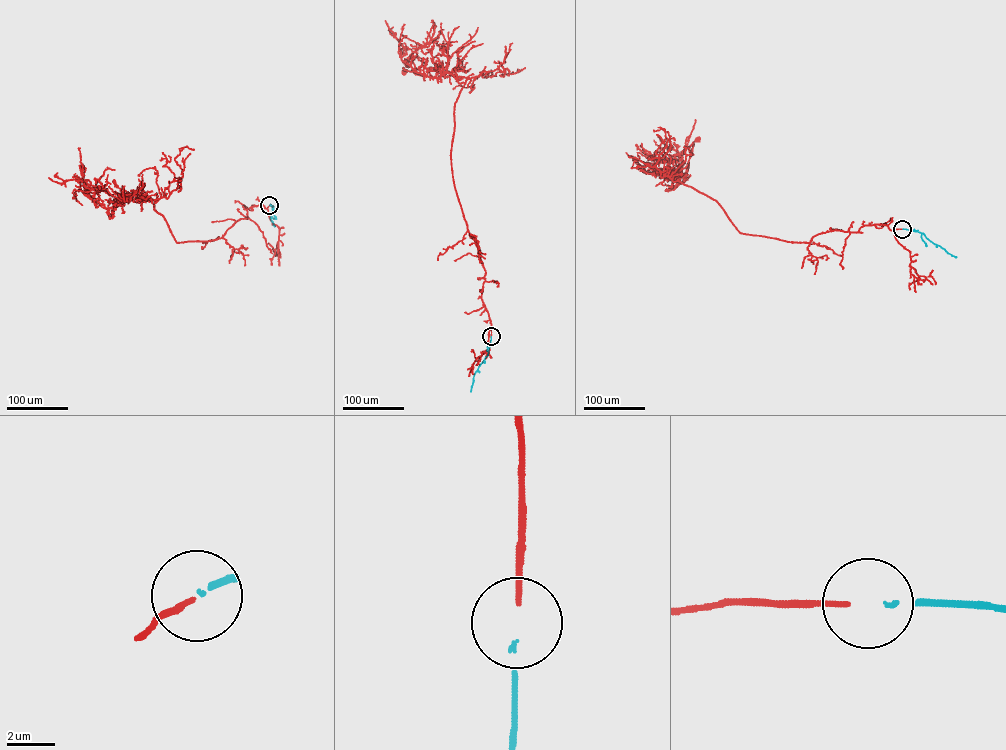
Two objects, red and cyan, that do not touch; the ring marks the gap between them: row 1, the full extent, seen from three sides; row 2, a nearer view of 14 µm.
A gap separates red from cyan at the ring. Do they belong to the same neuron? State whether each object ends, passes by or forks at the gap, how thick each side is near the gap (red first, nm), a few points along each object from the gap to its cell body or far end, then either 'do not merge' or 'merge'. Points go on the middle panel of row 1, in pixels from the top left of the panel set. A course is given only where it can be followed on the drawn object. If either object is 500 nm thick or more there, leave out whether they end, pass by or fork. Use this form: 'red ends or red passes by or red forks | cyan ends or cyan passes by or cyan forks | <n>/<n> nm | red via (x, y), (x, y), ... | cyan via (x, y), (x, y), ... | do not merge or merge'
red ends | cyan ends | 240/130 nm | red via (491, 335), (481, 298), (485, 270), (451, 167), (455, 103), (464, 83), (447, 72), (431, 77), (403, 71) | cyan via (491, 336), (488, 353), (475, 372), (470, 392) | merge

